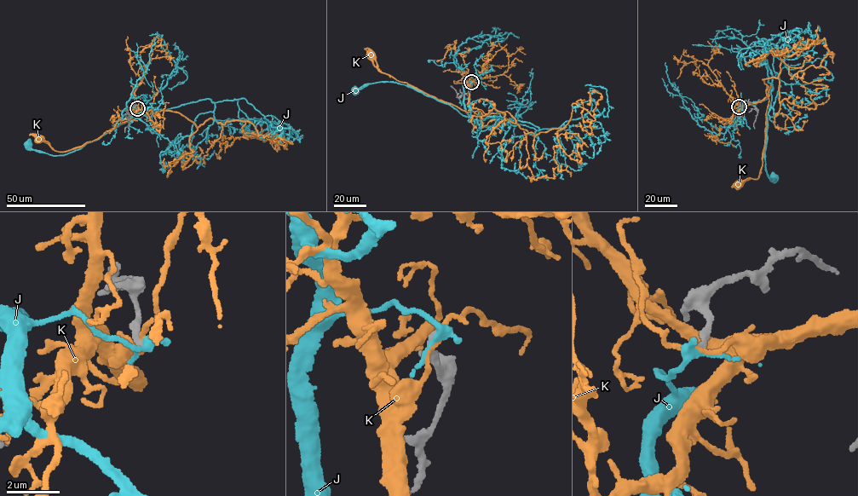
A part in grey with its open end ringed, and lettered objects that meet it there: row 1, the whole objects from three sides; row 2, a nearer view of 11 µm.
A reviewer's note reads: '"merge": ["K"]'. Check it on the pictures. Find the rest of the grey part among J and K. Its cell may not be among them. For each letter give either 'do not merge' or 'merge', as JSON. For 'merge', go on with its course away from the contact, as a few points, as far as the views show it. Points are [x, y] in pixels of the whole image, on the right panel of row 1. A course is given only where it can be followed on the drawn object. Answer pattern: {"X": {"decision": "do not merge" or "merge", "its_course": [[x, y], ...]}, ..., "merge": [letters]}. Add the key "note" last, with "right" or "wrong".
{"J": {"decision": "do not merge"}, "K": {"decision": "do not merge"}, "merge": [], "note": "wrong"}

